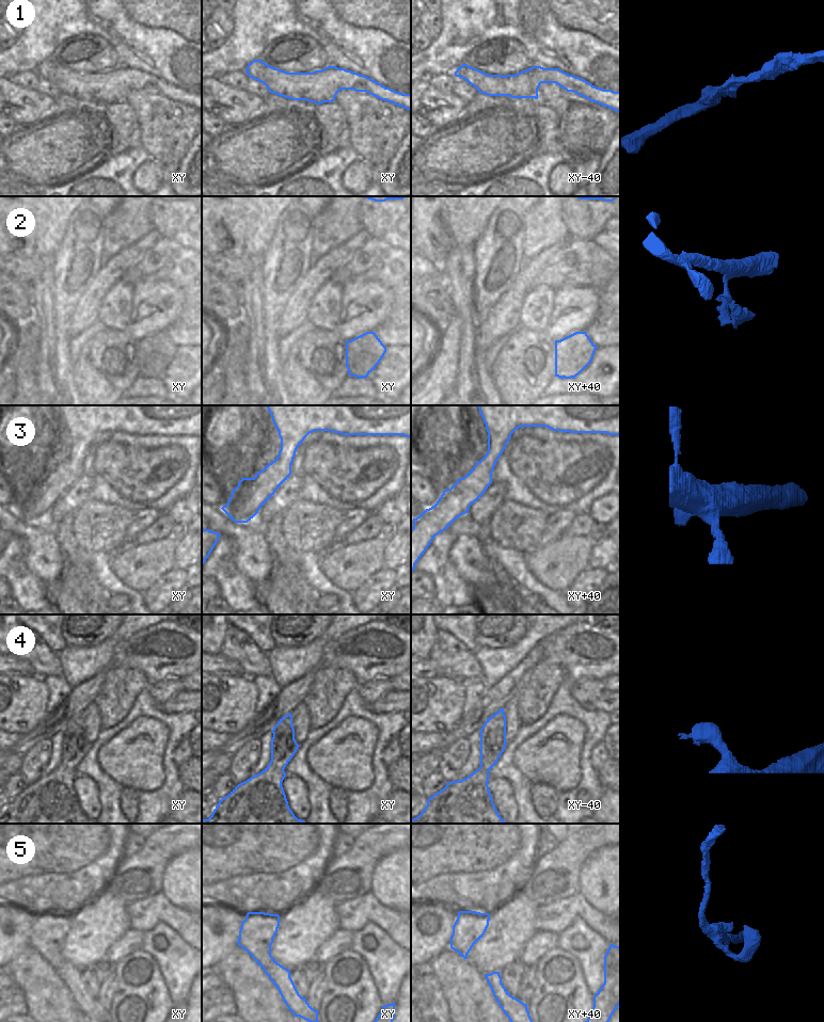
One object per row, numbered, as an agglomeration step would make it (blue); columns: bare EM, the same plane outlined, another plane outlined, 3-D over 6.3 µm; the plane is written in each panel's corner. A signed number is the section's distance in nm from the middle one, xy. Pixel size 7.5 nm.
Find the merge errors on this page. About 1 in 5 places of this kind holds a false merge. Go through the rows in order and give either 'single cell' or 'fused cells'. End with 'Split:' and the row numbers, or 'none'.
1: single cell
2: fused cells
3: single cell
4: single cell
5: single cell
Split: 2

